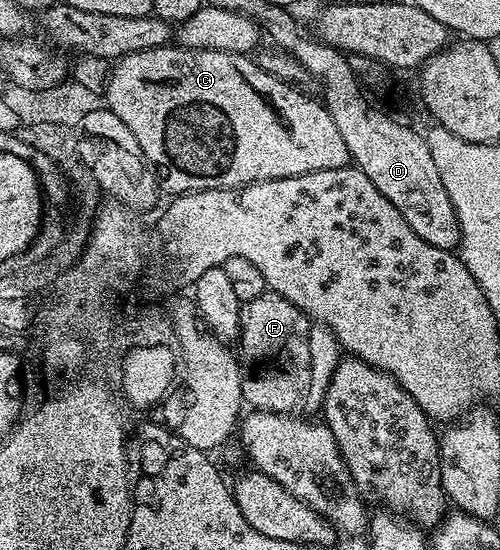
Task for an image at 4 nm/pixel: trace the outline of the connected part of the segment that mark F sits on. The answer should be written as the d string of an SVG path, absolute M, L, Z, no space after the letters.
M265 291L262 296L256 297L252 301L248 301L241 305L240 309L240 337L238 339L239 345L242 344L242 352L240 351L242 357L242 368L243 368L243 384L242 392L244 402L255 410L262 411L272 411L275 414L291 414L297 413L299 407L301 408L307 403L309 388L310 388L310 348L309 348L309 328L311 326L311 321L308 316L304 314L298 307L291 304L290 301L282 297L281 294L276 294L272 291Z

